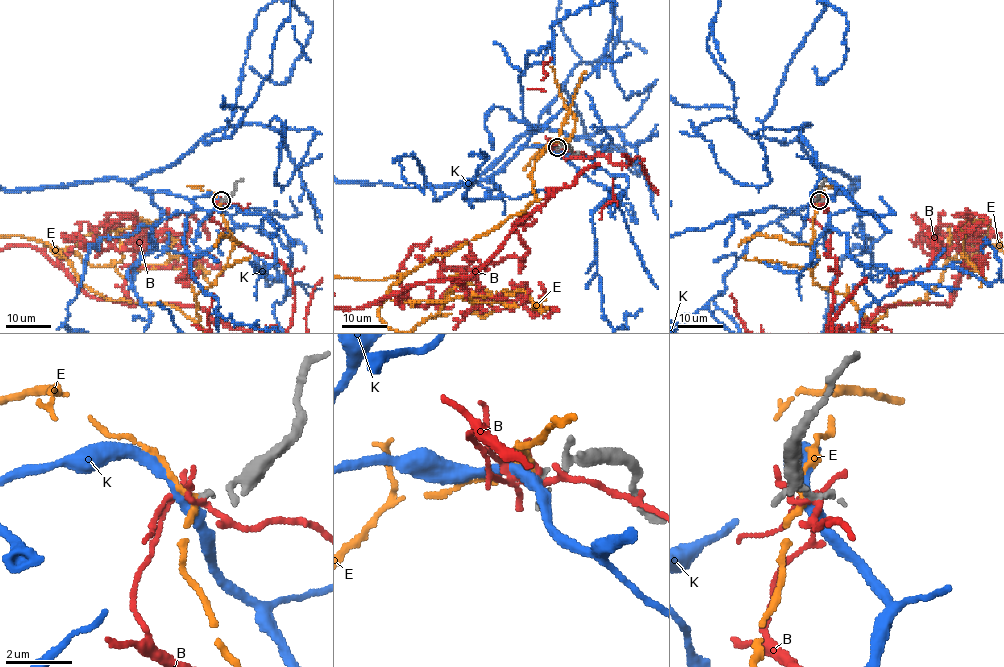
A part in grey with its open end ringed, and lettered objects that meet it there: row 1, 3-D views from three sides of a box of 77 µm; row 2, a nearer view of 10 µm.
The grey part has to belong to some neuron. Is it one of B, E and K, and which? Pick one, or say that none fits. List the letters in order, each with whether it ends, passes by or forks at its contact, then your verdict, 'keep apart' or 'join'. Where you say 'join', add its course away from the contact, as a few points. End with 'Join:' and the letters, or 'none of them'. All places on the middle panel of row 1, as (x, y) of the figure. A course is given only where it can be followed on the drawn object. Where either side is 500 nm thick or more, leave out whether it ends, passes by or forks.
B: it forks; keep apart
E: it ends; join
K: it passes by; keep apart
Join: E

